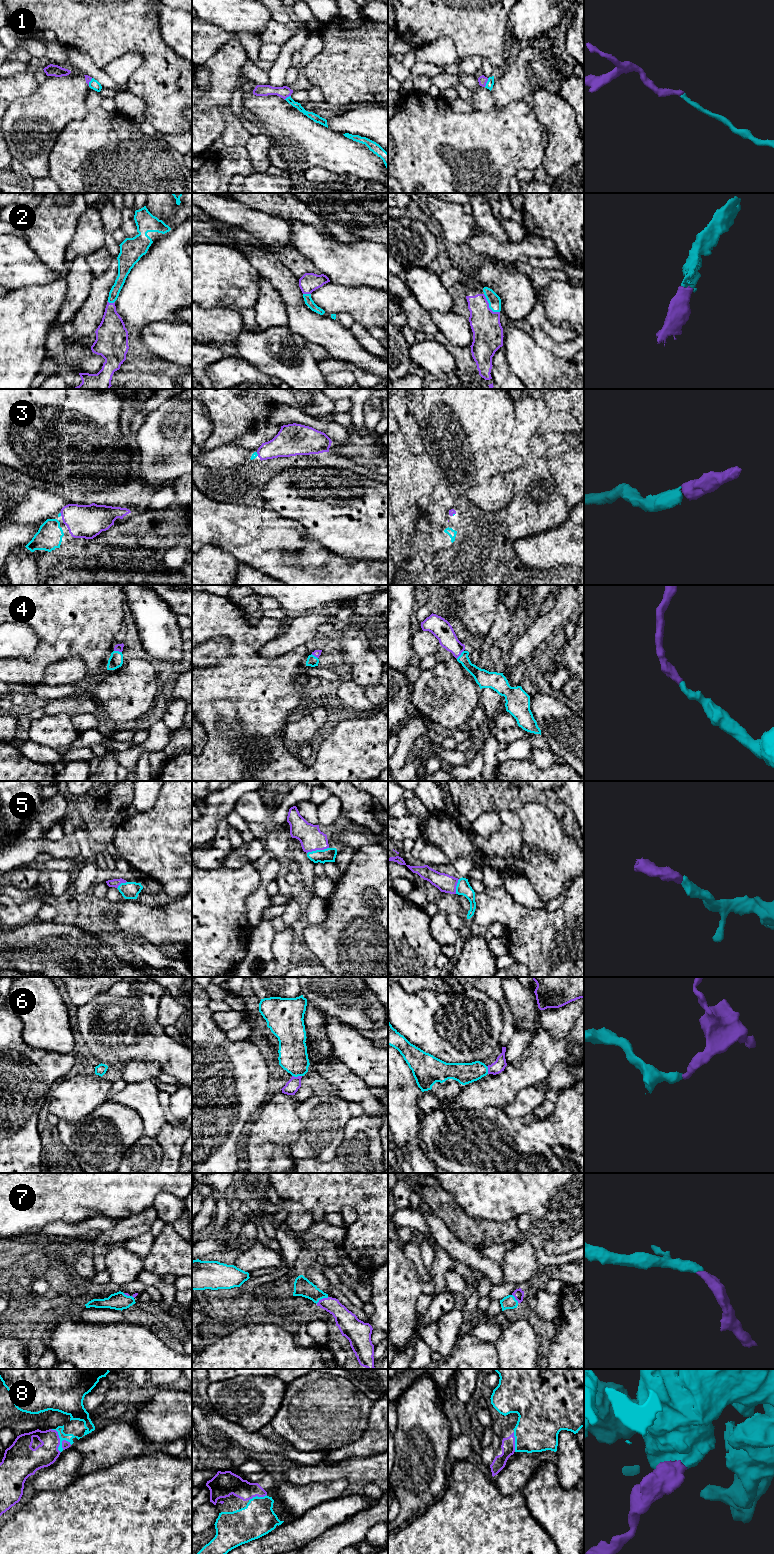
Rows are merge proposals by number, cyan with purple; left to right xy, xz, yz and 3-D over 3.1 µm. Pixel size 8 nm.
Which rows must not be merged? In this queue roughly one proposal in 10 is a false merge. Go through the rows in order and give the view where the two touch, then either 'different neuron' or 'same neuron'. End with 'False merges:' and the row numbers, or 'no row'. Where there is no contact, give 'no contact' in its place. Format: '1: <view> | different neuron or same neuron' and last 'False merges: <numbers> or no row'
1: yz | same neuron
2: yz | same neuron
3: xz | same neuron
4: yz | same neuron
5: xz | same neuron
6: xz | same neuron
7: xz | same neuron
8: xy | same neuron
False merges: no row

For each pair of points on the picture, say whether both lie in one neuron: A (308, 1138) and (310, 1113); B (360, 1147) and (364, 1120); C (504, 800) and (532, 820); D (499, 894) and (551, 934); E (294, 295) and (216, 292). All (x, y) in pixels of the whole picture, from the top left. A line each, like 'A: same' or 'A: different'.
A: same
B: same
C: different
D: same
E: different

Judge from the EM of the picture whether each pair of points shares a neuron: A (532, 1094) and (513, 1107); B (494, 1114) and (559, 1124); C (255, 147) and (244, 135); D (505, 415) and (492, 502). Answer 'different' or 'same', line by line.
A: same
B: same
C: different
D: same

